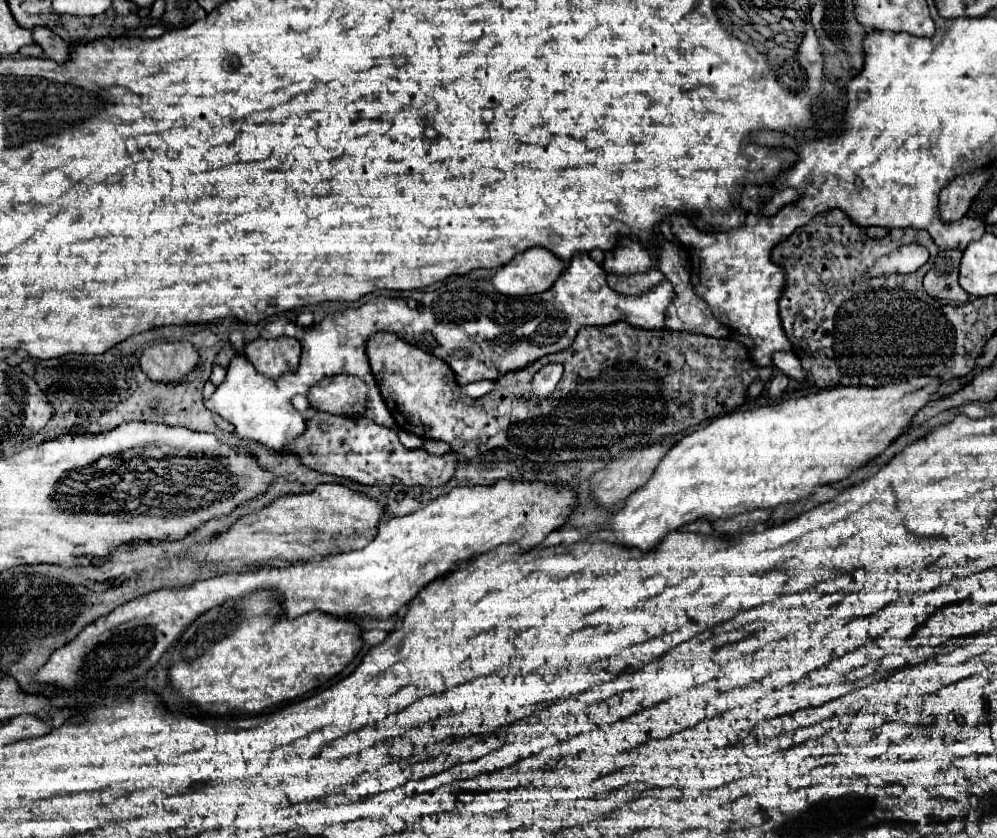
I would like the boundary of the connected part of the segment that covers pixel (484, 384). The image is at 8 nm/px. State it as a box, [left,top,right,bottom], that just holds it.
[463,381,495,399]

